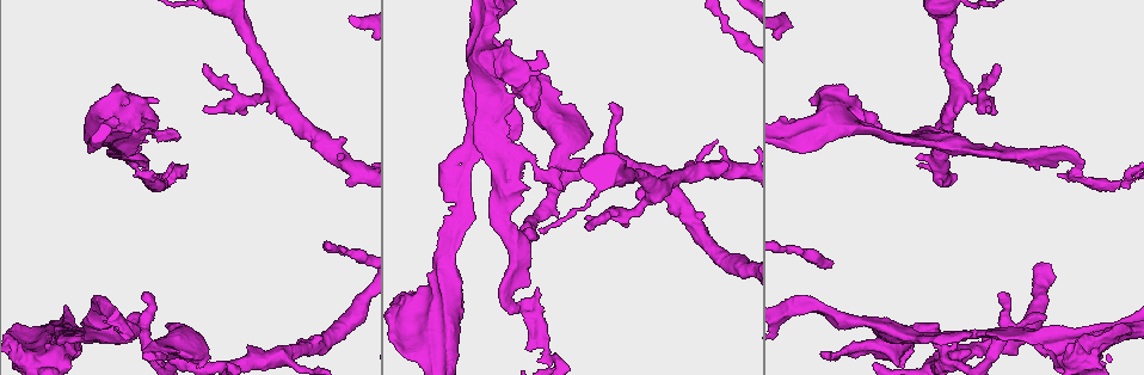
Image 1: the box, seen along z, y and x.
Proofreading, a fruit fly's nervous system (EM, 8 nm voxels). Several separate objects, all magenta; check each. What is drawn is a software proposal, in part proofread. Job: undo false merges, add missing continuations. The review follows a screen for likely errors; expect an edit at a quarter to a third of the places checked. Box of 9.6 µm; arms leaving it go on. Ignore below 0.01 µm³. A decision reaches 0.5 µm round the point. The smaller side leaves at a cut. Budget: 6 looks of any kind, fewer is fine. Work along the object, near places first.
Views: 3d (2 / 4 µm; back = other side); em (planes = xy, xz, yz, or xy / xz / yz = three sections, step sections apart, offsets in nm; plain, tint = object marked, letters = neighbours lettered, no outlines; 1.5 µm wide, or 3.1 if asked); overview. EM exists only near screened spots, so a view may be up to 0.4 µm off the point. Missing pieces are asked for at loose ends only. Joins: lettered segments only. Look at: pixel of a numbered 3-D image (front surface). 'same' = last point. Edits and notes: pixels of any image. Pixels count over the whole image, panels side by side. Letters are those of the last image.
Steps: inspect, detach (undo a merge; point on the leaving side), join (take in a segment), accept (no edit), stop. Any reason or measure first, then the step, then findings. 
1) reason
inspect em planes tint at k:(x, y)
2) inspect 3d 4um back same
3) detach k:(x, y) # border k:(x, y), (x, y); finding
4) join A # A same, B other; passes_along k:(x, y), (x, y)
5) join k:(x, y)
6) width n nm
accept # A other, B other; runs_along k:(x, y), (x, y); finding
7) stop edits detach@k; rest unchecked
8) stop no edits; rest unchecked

free end
inspect em planes letters at 1:(971, 353)

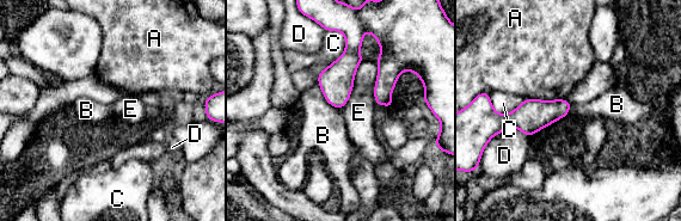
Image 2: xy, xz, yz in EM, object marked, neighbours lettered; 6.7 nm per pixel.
accept # A other, B other, C other, D other, E other; border 2:(317, 84), (323, 97), (341, 110); no lettered segment goes on from it

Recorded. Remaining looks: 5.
arms part here
inspect em planes tint at 1:(488, 90)

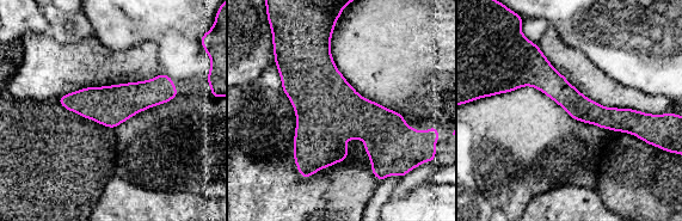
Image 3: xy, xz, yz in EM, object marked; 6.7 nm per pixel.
what lies round it
inspect em planes letters same

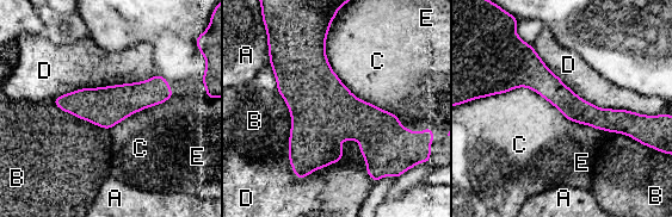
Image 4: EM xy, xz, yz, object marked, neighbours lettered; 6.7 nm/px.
accept # A other, B other, C other, D other, E other; runs_along 4:(500, 90), (542, 80), (577, 110), (634, 118); all the same neuron

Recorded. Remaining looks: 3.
an open end
inspect em xy step 4 letters at 1:(529, 279)

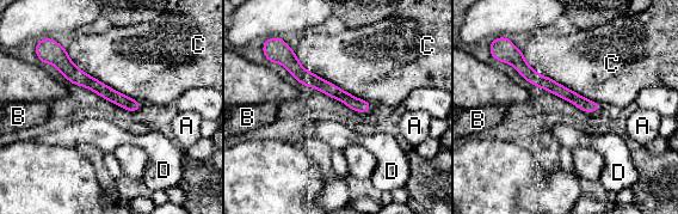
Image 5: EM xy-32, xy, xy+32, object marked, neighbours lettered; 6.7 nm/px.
another direction
inspect em planes letters same

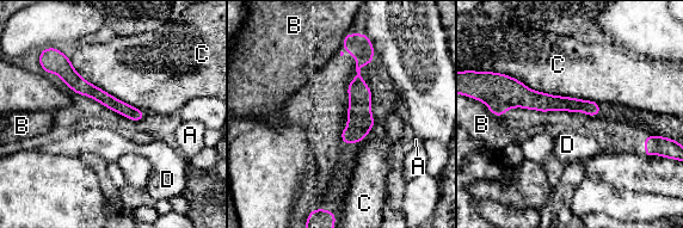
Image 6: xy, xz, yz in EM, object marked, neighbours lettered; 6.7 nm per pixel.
accept # A other, B other, C other, D other; runs_along 6:(365, 43), (358, 65), (358, 127), (348, 141); no lettered segment goes on from it

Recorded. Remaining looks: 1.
stop no edits; rest unchecked

